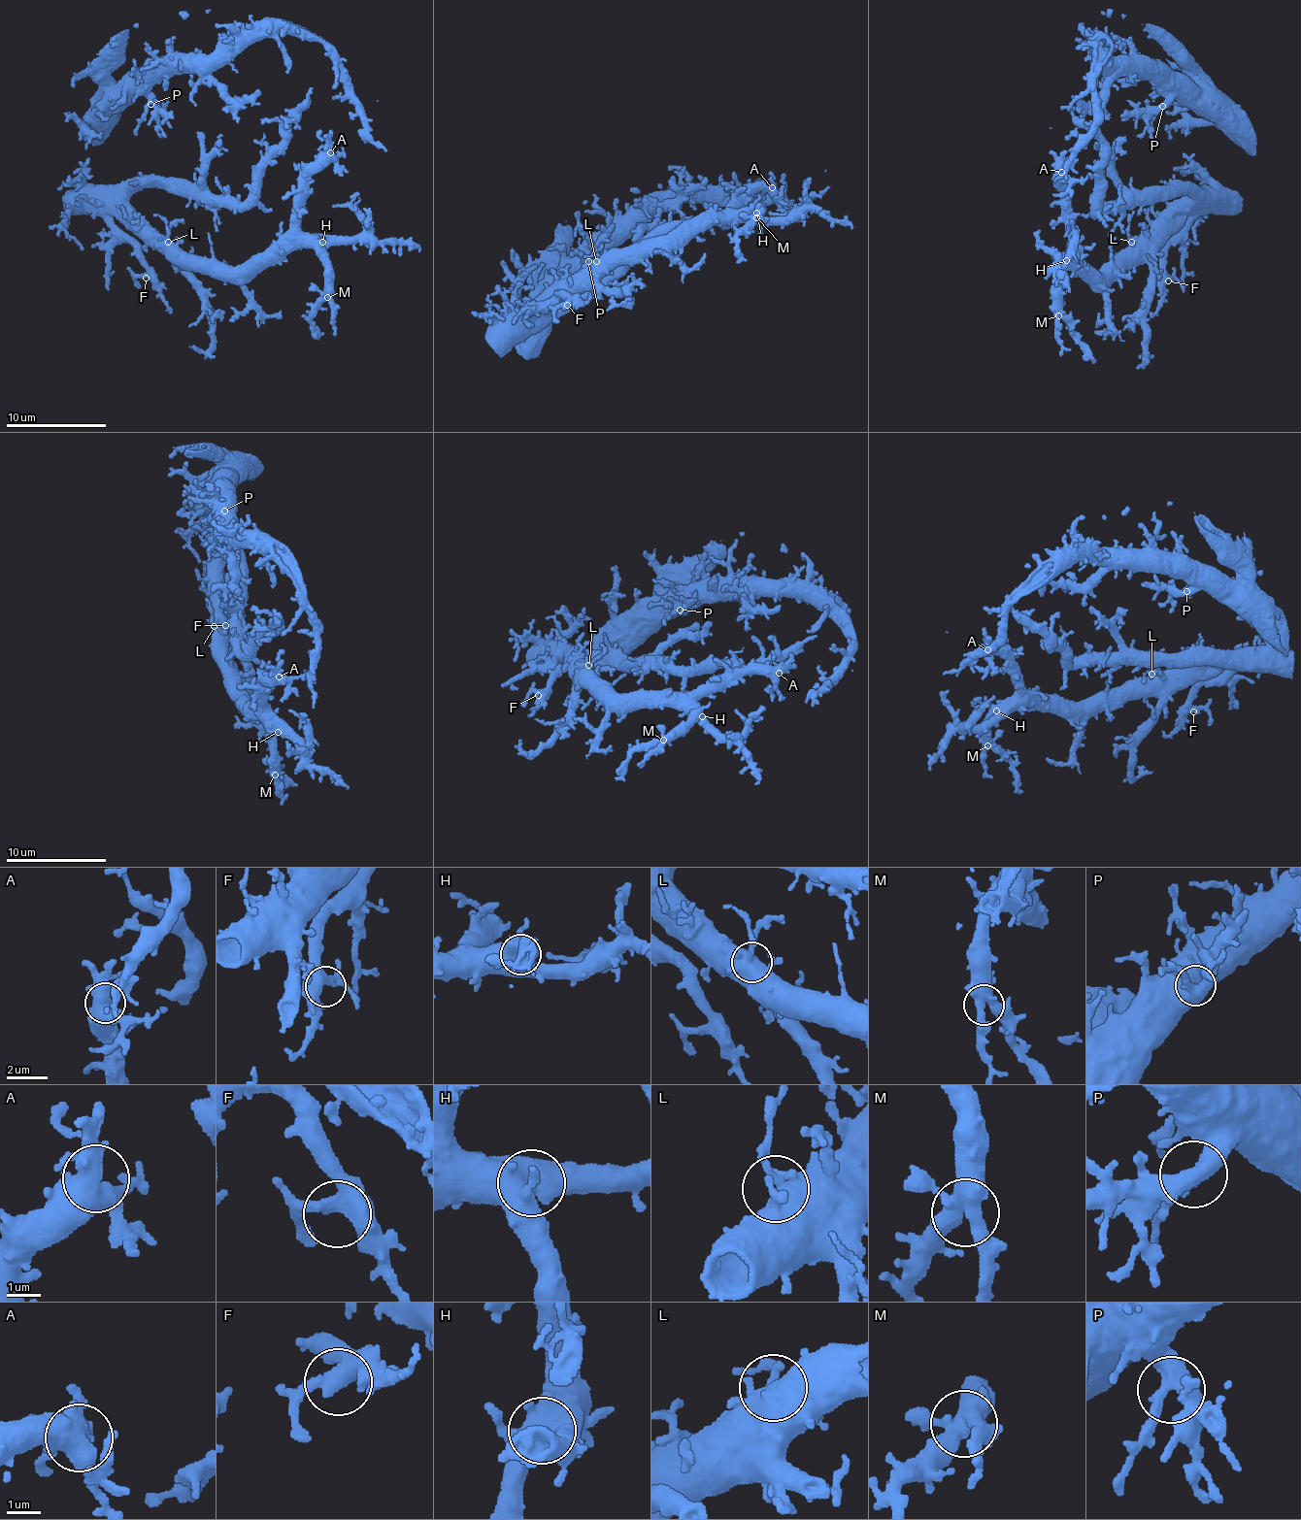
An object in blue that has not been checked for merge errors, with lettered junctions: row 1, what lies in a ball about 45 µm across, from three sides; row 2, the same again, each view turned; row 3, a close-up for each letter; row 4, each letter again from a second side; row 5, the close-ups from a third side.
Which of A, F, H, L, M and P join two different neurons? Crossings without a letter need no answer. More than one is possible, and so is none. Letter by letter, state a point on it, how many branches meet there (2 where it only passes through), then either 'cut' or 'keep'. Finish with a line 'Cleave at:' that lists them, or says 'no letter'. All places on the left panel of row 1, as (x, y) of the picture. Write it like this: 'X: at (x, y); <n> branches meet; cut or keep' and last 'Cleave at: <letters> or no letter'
A: at (330, 152); 4 branches meet; keep
F: at (146, 278); 2 branches meet; keep
H: at (322, 242); 3 branches meet; keep
L: at (168, 242); 3 branches meet; keep
M: at (327, 297); 4 branches meet; keep
P: at (150, 104); 3 branches meet; keep
Cleave at: no letter

